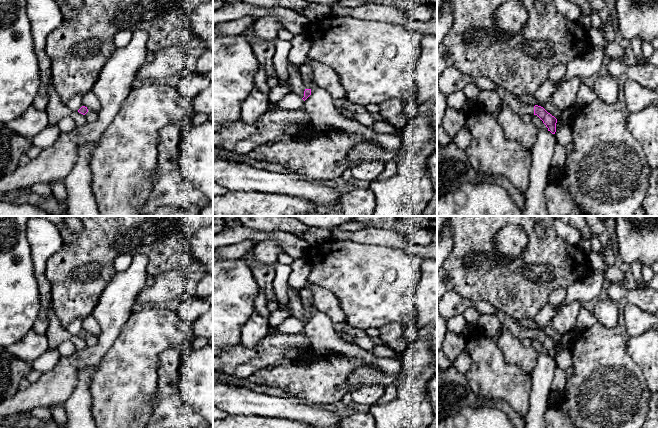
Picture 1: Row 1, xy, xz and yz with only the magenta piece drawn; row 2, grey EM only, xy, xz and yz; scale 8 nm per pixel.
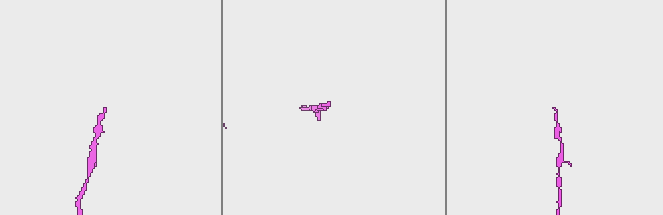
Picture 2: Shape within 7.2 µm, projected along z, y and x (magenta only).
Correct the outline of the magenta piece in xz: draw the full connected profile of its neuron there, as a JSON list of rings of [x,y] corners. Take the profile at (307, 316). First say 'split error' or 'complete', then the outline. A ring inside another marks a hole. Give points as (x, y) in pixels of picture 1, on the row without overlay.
split error; [[[301,289],[299,290],[299,296],[302,301],[302,304],[304,306],[304,321],[302,322],[304,325],[311,319],[311,310],[313,307],[313,302],[312,302],[312,294],[309,290],[307,289]]]

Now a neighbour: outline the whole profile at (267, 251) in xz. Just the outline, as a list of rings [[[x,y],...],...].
[[[267,239],[256,244],[253,257],[259,263],[274,264],[282,252],[282,247],[275,240]]]

